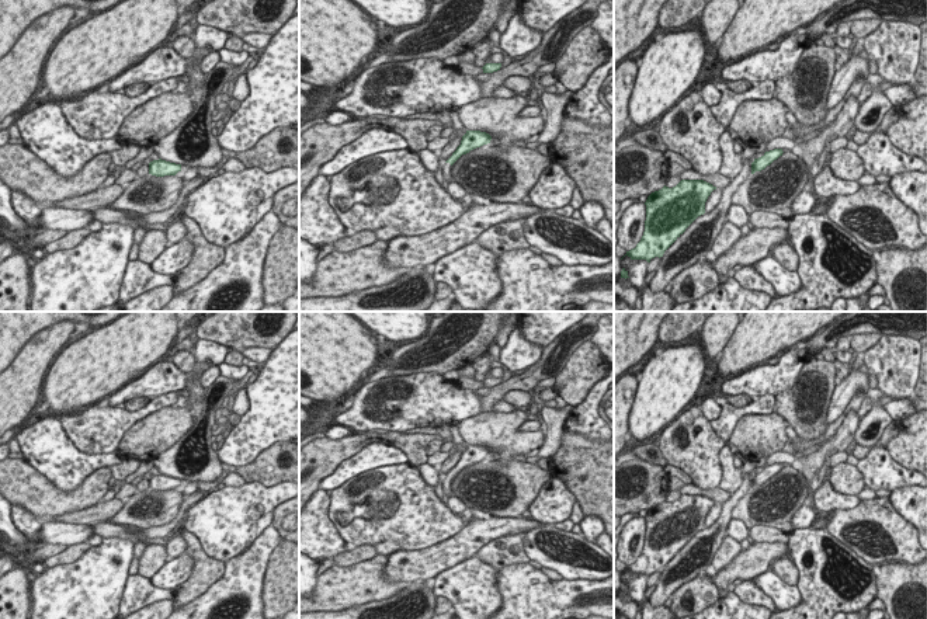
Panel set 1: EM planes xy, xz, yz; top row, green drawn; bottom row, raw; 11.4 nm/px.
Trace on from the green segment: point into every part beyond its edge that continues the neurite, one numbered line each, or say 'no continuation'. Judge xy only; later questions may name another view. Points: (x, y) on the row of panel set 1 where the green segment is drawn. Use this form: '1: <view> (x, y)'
no continuation.

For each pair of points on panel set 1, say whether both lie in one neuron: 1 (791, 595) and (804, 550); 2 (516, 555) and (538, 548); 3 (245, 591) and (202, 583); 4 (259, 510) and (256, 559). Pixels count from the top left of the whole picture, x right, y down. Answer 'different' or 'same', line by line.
1: different
2: different
3: different
4: different

